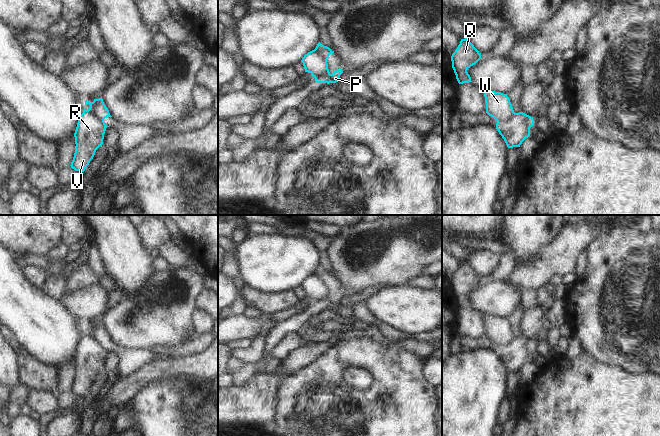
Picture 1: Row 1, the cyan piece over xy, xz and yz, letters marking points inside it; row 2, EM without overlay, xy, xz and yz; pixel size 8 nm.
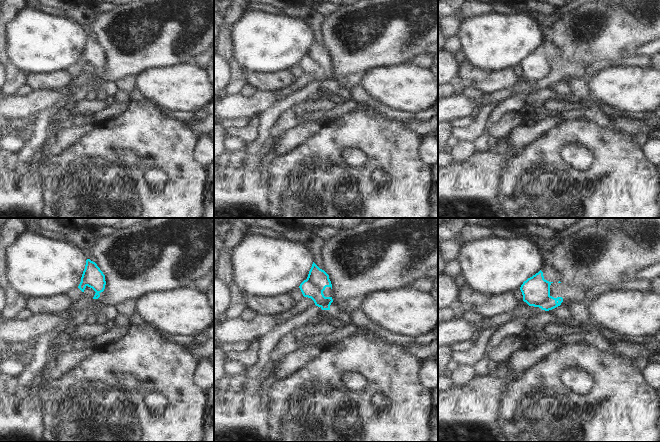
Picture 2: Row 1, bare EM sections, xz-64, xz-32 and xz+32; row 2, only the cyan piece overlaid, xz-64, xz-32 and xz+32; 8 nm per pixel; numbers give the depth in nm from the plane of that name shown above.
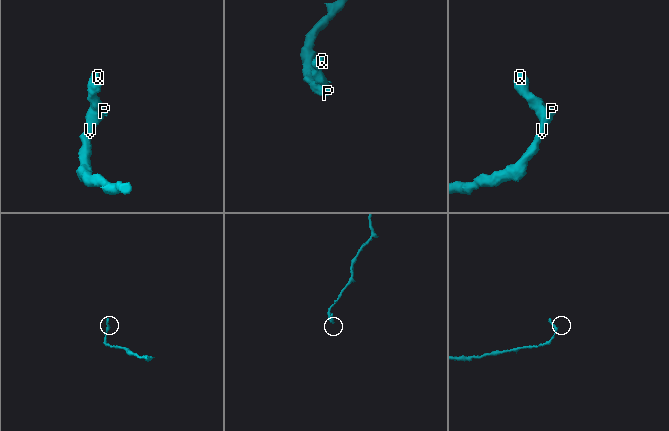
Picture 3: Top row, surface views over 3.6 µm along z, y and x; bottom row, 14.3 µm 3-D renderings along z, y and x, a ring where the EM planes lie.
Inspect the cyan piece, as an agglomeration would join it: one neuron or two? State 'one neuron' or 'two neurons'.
two neurons

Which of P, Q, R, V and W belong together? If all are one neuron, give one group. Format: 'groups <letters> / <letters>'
groups P Q W / R V

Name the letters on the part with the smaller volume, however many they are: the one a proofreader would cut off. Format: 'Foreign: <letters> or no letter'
Foreign: P, Q, W

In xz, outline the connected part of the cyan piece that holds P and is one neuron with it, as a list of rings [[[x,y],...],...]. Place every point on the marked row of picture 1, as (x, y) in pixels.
[[[327,68],[327,75],[323,78],[322,83],[336,83],[339,81],[340,75],[343,73],[342,69],[338,69],[334,71],[332,74],[329,72],[329,69]]]

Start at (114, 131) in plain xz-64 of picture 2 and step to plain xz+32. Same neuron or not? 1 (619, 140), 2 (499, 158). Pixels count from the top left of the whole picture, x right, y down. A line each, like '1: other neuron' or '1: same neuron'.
1: same neuron
2: other neuron

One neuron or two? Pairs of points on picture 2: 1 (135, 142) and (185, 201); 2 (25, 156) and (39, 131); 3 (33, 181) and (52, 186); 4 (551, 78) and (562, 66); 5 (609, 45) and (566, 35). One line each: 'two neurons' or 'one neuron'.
1: one neuron
2: one neuron
3: two neurons
4: one neuron
5: one neuron

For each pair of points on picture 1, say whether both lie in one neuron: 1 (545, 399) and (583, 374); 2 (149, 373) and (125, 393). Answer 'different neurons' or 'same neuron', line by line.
1: same neuron
2: same neuron

